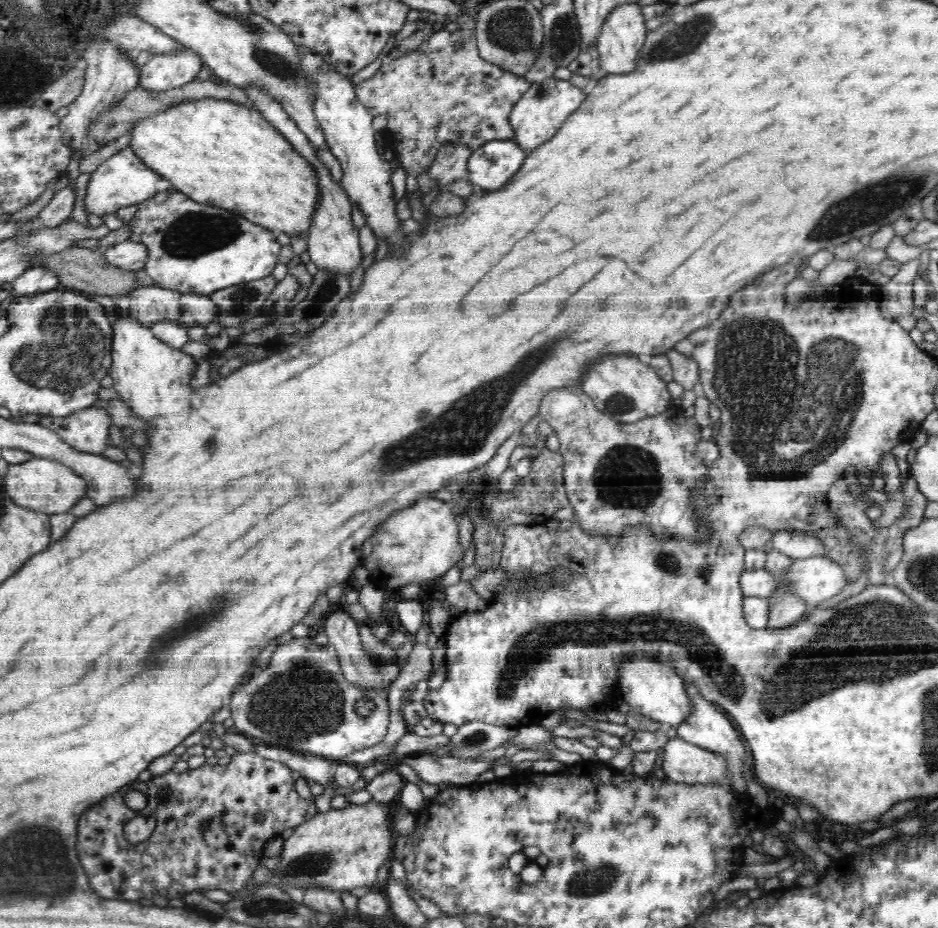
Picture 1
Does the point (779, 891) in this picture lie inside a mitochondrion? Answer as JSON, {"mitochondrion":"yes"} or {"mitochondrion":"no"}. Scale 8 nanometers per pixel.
{"mitochondrion":"no"}

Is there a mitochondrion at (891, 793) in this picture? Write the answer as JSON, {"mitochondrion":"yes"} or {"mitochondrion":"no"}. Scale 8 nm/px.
{"mitochondrion":"no"}

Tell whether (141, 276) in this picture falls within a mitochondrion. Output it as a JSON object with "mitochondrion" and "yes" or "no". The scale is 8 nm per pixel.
{"mitochondrion":"no"}

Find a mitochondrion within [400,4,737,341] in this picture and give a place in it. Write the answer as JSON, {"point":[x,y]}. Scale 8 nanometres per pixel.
{"point":[685,39]}

